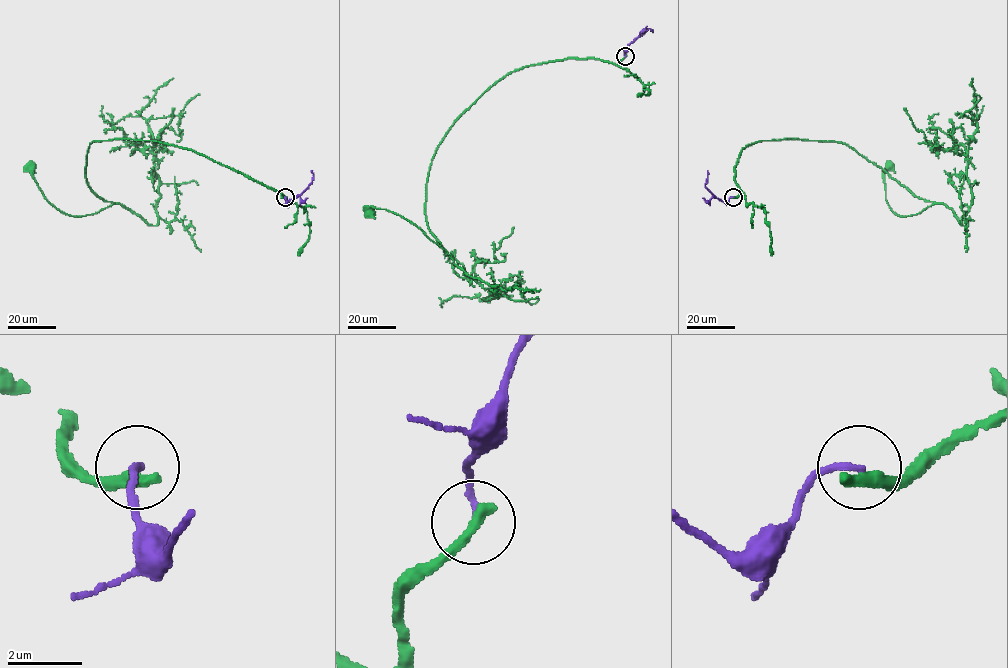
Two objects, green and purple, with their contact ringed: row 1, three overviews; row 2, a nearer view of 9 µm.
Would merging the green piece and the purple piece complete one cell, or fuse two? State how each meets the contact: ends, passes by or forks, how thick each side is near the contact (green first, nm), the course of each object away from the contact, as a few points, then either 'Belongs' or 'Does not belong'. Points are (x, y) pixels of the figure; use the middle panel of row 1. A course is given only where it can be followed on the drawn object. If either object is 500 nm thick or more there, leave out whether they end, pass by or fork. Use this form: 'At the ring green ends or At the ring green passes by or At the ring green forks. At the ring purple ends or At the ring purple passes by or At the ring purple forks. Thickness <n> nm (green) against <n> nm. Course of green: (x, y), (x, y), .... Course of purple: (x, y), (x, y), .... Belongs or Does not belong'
At the ring green ends. At the ring purple ends. Thickness 380 nm (green) against 190 nm. Course of green: (625, 56), (517, 69), (454, 123), (425, 206), (452, 258), (407, 220), (368, 212). Course of purple: (625, 56), (627, 47), (647, 29), (650, 31). Does not belong

